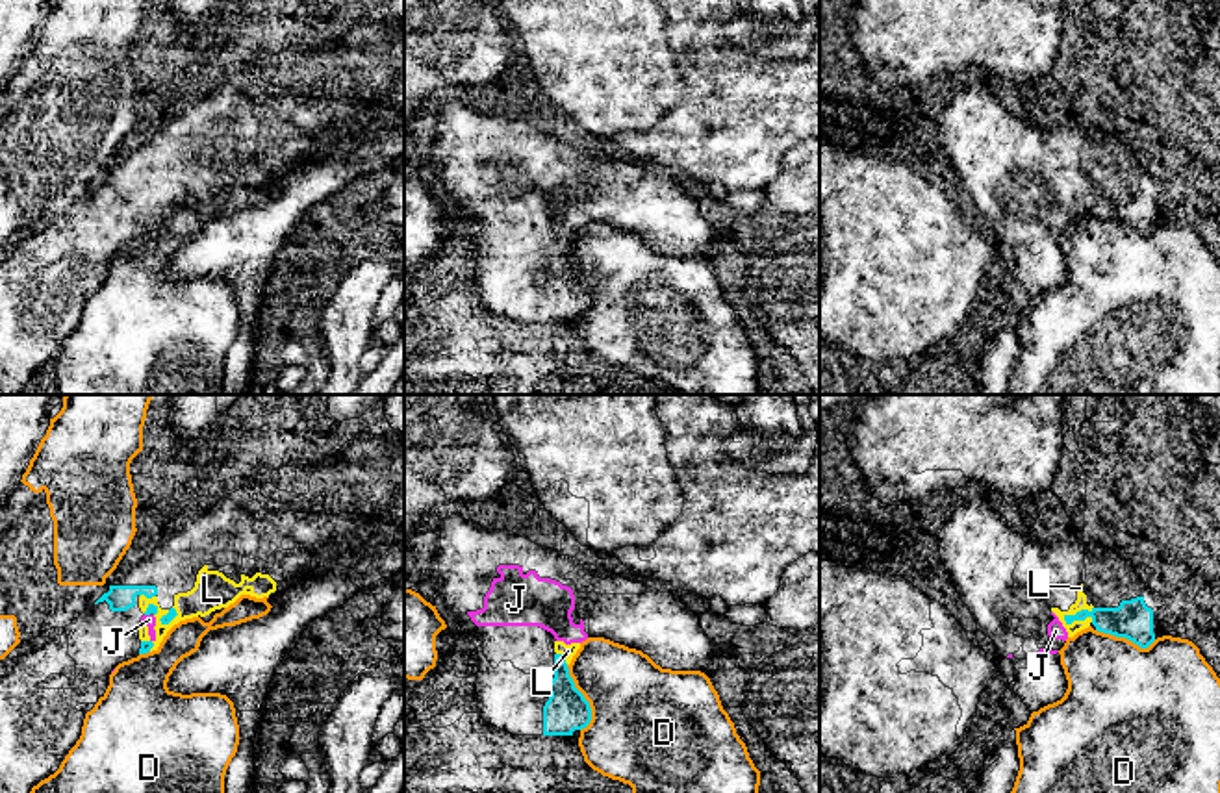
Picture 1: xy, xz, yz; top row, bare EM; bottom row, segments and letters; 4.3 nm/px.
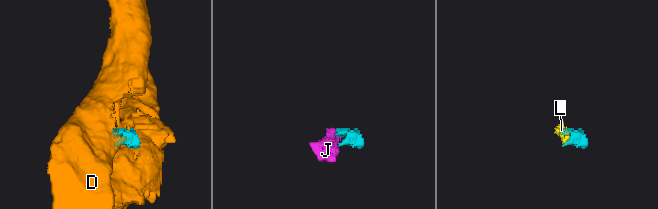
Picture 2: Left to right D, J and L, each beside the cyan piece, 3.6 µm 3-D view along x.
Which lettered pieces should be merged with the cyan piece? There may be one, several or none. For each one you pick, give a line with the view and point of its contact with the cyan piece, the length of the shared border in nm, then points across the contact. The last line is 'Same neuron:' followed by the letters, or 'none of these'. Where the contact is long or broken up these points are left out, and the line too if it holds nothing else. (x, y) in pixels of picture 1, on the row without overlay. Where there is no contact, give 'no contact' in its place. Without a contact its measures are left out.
J: xy (147, 199) | 30 nm
L: yz (1078, 197) | 150 nm
Same neuron: J, L

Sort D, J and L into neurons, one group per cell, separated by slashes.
D / J L

